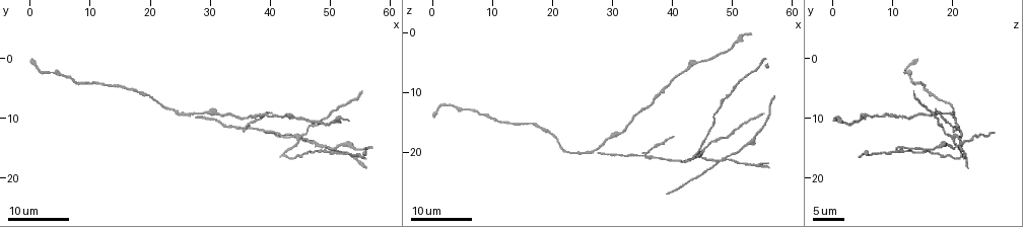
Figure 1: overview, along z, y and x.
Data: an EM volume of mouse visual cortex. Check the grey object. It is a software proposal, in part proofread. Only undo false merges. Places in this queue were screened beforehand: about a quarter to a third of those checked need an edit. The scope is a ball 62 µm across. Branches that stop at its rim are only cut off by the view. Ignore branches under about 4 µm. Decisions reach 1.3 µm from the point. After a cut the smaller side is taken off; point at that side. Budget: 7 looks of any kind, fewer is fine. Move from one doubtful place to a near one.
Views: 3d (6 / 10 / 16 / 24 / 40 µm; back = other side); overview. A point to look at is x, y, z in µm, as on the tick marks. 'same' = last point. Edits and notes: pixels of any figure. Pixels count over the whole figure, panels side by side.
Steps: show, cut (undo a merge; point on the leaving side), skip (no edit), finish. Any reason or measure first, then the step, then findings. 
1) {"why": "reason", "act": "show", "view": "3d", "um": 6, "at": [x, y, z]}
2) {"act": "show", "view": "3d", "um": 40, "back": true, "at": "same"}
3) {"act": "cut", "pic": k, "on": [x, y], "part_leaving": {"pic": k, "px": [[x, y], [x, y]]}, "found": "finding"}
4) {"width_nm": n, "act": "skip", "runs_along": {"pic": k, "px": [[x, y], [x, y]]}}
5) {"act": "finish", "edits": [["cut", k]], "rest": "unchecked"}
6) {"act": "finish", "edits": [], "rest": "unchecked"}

{"why": "four arms meet", "act": "show", "view": "3d", "um": 24, "at": [44.5, 13.0, 20.5]}

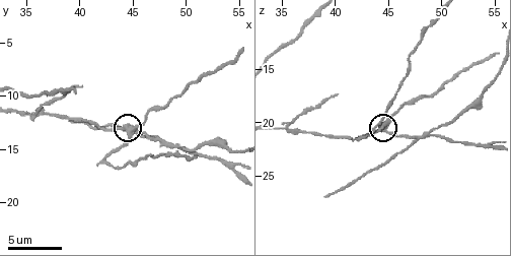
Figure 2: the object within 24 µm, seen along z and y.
{"why": "closer look", "act": "show", "view": "3d", "um": 6, "at": [44.8, 13.0, 20.4]}

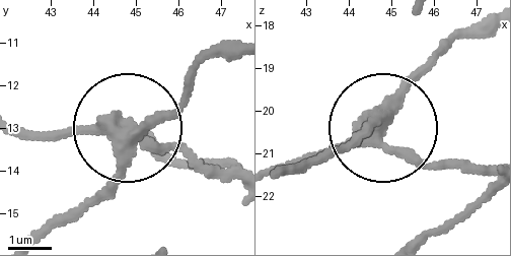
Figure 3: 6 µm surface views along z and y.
{"act": "cut", "pic": 3, "on": [162, 122], "found": "two neurons meet here"}

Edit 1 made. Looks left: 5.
{"why": "arms part here", "act": "show", "view": "3d", "um": 16, "at": [49.2, 14.8, 21.0]}

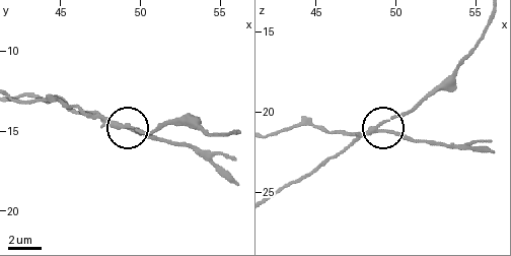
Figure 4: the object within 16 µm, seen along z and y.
{"side_arm_um": 9, "act": "cut", "pic": 4, "on": [353, 145], "part_leaving": {"pic": 4, "px": [[371, 129], [415, 109], [471, 48], [489, 19]]}, "found": "two neurons meet here"}

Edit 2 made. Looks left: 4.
{"why": "branch point", "act": "show", "view": "3d", "um": 16, "at": [35.8, 12.2, 20.4]}

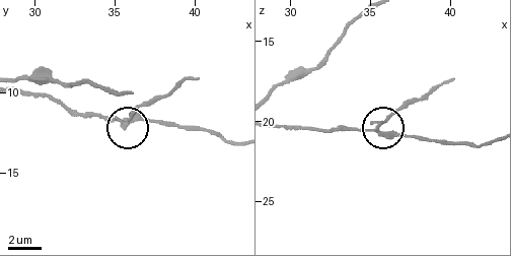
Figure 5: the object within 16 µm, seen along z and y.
{"act": "show", "view": "3d", "um": 6, "at": [35.5, 12.1, 20.3]}

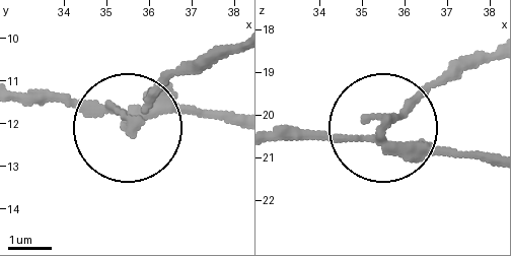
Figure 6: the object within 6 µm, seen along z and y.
{"width_nm": 200, "act": "cut", "pic": 6, "on": [161, 73], "part_leaving": {"pic": 6, "px": [[149, 112], [138, 123], [163, 86], [229, 50]]}, "found": "a second neuron is stuck on"}

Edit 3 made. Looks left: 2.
{"act": "finish", "edits": [["cut", 3], ["cut", 4], ["cut", 6]], "rest": "unchecked"}

